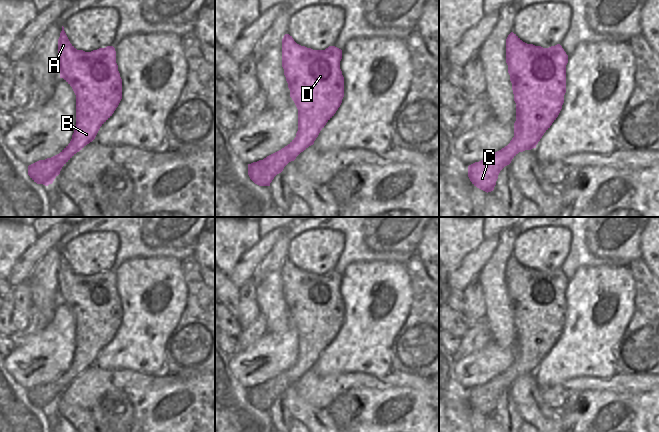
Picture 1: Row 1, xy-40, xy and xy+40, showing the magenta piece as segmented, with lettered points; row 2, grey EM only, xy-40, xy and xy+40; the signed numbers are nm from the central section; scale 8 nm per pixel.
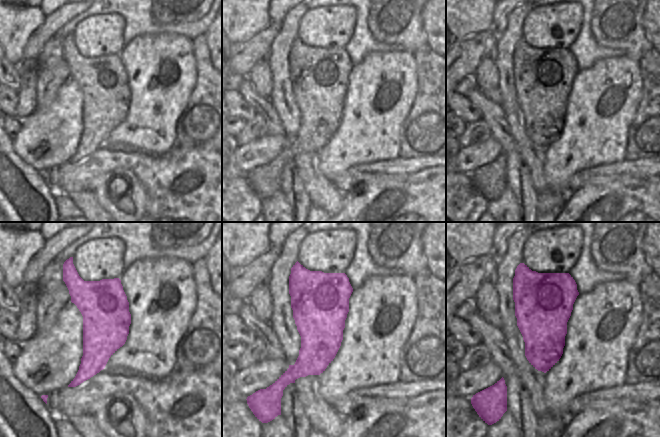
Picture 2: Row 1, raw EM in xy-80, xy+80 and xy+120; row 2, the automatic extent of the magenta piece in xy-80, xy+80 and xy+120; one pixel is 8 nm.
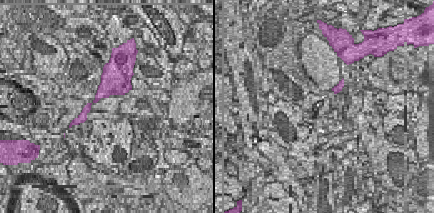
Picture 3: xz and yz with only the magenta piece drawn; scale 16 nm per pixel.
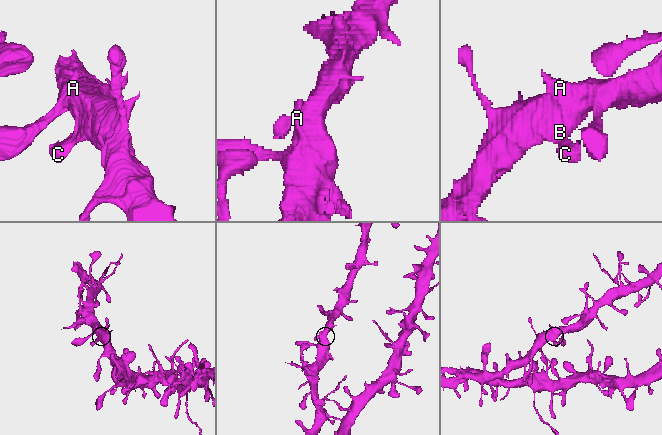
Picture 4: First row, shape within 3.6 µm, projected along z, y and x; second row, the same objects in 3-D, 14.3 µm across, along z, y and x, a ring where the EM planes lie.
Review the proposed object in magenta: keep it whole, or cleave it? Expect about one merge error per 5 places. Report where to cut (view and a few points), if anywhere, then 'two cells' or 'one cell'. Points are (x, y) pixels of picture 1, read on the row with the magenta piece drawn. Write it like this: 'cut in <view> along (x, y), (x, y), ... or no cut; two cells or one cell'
no cut; one cell

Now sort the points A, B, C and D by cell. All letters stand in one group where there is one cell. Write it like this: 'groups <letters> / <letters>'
groups A B C D

